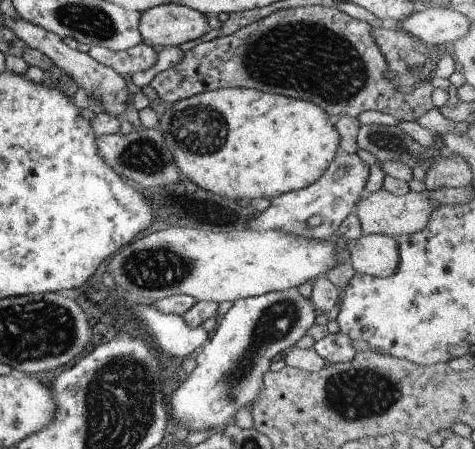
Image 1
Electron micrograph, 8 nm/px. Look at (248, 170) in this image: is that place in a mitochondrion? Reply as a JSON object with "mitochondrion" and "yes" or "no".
{"mitochondrion":"no"}

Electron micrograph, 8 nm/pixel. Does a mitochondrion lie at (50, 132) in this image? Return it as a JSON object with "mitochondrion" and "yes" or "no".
{"mitochondrion":"no"}

